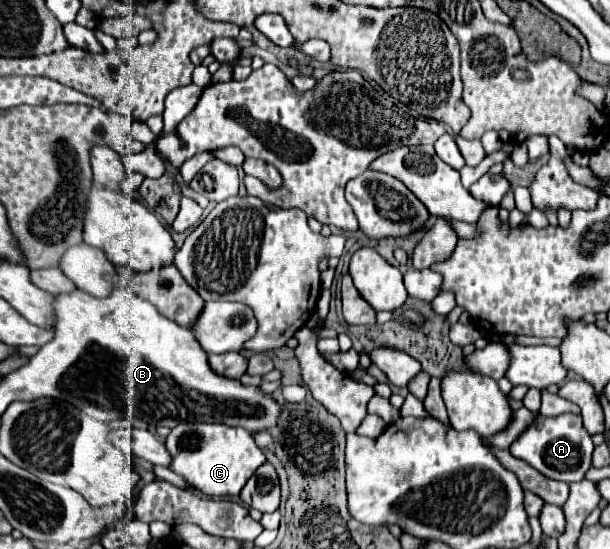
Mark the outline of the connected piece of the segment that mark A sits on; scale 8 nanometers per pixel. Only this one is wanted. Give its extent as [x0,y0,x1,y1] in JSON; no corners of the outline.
[510,412,594,484]

